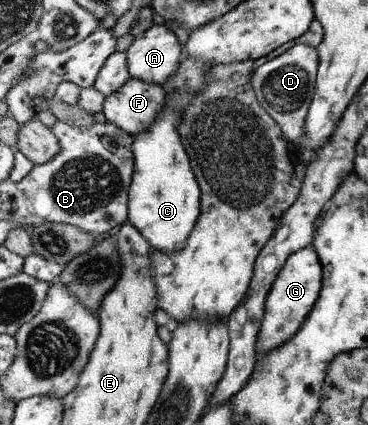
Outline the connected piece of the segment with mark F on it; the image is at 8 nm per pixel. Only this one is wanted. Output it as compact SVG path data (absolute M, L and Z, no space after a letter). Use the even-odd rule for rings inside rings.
M131 77L121 90L105 97L102 111L107 122L135 138L157 120L165 104L165 95L166 90L161 85Z

